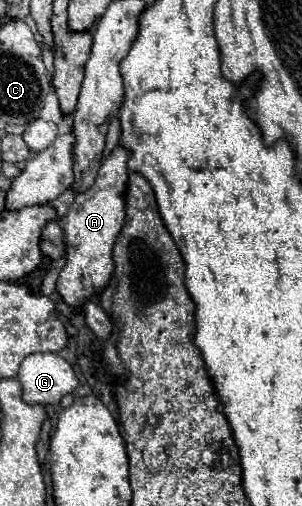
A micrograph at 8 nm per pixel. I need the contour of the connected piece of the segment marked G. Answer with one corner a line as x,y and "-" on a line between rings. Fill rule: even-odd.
51,352
27,356
21,362
17,380
23,386
23,402
45,406
59,404
59,400
79,384
71,364

